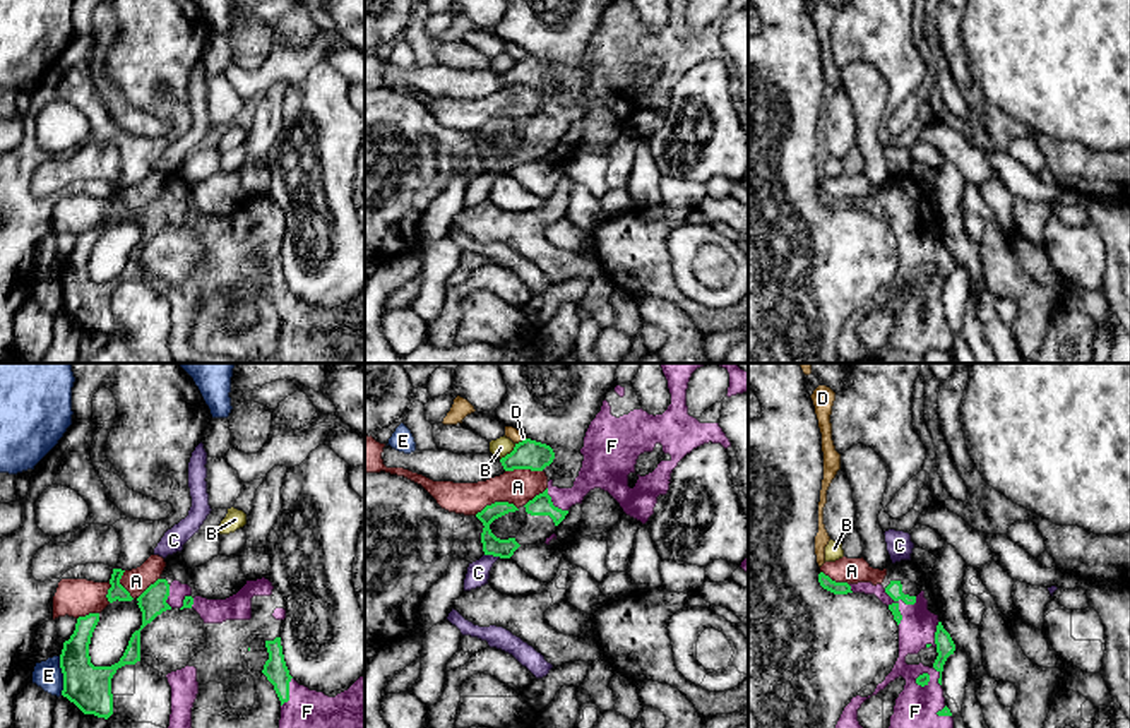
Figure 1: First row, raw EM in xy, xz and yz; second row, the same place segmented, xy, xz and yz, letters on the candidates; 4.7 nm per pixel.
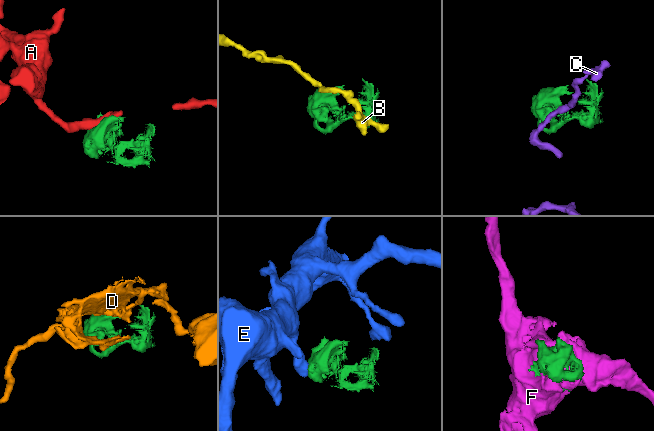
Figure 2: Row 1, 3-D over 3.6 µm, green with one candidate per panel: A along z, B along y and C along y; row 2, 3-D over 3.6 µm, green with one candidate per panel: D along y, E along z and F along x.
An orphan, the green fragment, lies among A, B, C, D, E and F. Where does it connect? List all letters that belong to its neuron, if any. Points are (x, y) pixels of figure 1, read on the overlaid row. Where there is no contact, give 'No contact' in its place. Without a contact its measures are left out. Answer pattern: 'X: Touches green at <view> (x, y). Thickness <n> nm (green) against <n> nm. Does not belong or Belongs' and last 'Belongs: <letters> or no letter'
A: Touches green at xz (495, 502). Thickness 90 nm (green) against 170 nm. Does not belong
B: Touches green at xz (511, 453). Thickness 140 nm (green) against 90 nm. Does not belong
C: Touches green at xz (493, 555). Thickness 90 nm (green) against 110 nm. Does not belong
D: Touches green at xz (523, 441). Thickness 140 nm (green) against 70 nm. Does not belong
E: Touches green at xy (64, 675). Thickness 200 nm (green) against 130 nm. Does not belong
F: Touches green at yz (898, 607). Thickness 80 nm (green) against 170 nm. Belongs
Belongs: F

